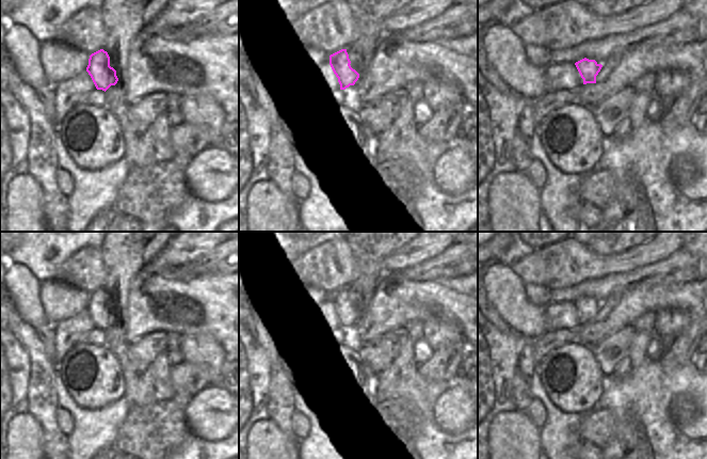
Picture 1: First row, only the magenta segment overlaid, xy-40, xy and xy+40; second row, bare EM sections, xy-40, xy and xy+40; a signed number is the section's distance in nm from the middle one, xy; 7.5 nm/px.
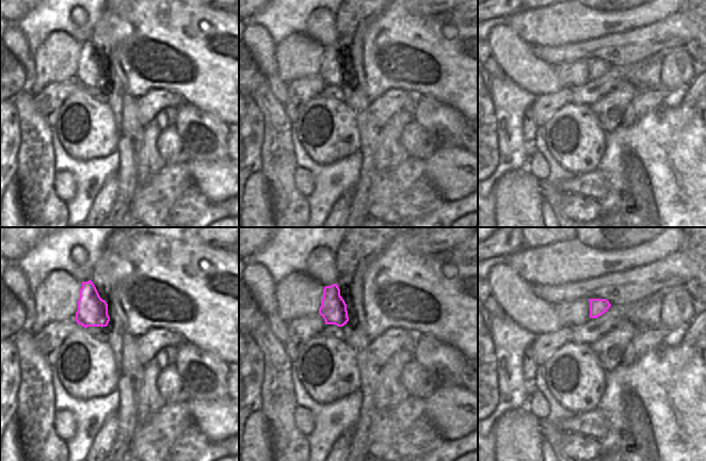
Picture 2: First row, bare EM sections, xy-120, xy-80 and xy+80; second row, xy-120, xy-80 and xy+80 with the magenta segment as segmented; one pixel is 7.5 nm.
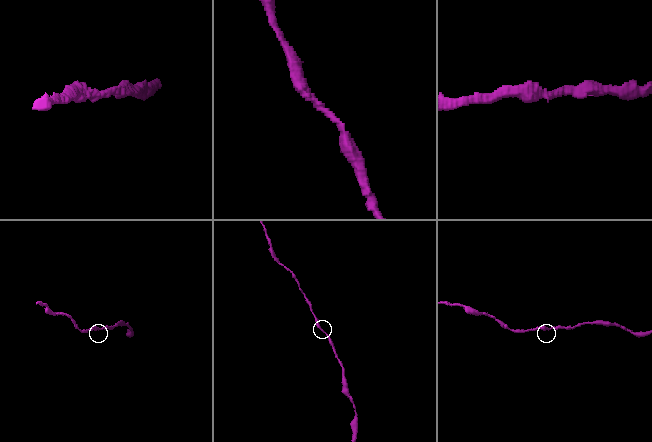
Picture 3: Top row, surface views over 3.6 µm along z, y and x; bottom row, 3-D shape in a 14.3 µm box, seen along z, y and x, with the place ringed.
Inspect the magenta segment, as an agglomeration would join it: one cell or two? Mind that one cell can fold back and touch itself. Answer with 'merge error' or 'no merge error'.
no merge error

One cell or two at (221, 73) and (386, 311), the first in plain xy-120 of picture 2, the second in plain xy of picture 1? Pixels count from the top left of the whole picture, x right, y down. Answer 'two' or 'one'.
one

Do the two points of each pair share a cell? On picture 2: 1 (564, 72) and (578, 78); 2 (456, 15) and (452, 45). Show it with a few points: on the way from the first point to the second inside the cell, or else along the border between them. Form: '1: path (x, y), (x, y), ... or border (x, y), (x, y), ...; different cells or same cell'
1: path (567, 72), (575, 75); same cell
2: border (440, 14), (450, 22), (466, 26); different cells

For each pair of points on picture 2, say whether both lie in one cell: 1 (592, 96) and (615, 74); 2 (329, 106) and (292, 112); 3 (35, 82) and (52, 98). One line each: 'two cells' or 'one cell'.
1: one cell
2: two cells
3: two cells

